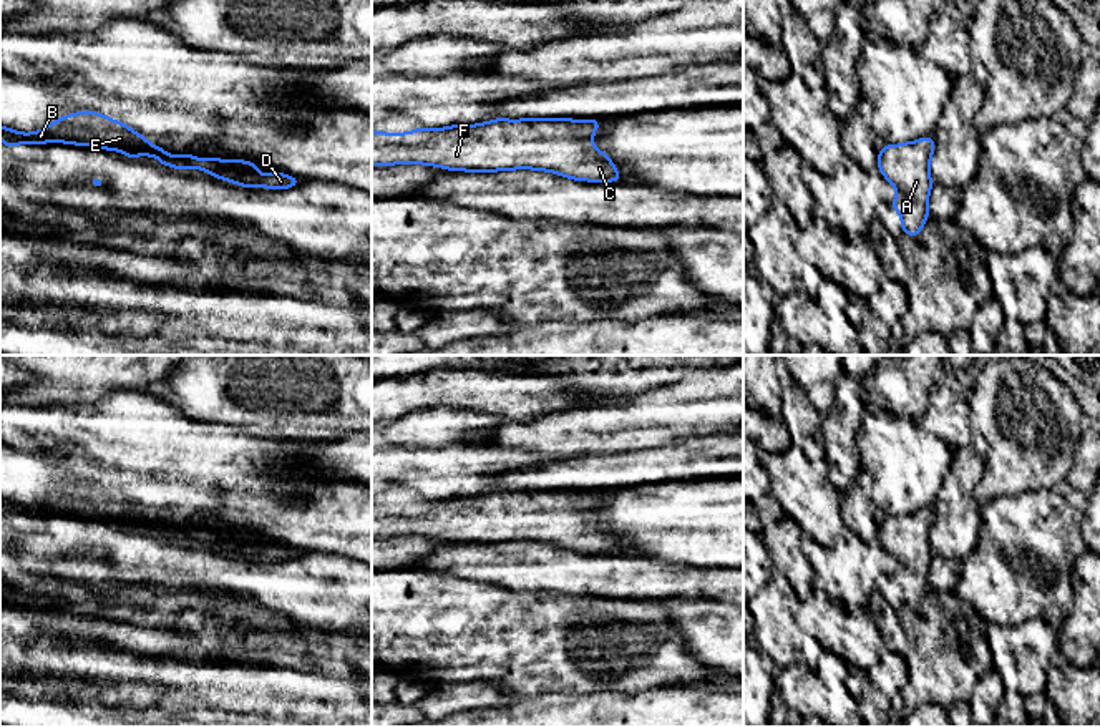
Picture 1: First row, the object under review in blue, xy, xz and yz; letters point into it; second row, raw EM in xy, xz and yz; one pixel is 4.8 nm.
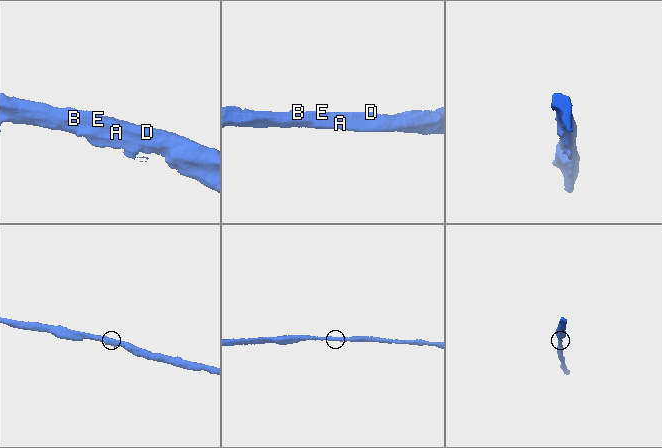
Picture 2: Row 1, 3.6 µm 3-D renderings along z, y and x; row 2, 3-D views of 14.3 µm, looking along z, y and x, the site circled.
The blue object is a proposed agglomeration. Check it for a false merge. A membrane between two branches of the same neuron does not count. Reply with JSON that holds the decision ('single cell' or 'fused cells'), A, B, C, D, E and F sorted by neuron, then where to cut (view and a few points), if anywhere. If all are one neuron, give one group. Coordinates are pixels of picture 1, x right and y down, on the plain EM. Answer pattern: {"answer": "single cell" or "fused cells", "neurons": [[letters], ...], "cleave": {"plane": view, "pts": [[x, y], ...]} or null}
{"answer": "single cell", "neurons": [["A", "B", "C", "D", "E", "F"]], "cleave": null}

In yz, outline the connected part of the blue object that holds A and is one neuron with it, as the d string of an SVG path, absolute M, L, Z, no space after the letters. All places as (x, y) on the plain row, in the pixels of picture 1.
M932 508L917 513L881 518L878 541L896 561L891 578L901 588L903 606L921 606L929 591L927 574L932 559L931 531L934 526Z

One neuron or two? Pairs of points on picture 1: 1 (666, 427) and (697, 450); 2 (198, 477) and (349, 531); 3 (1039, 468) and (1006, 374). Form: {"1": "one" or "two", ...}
{"1": "two", "2": "one", "3": "one"}

